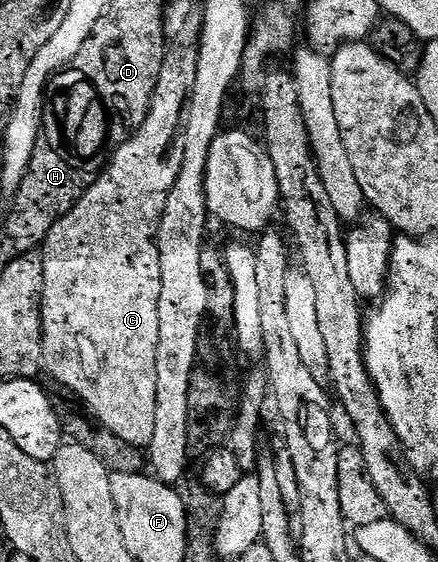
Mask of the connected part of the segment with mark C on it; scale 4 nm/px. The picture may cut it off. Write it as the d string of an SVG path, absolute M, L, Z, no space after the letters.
M190 49L183 55L167 58L162 66L154 96L150 102L150 110L145 112L142 124L125 143L115 147L106 170L98 180L86 190L84 197L56 225L52 225L52 233L48 233L46 242L42 244L42 260L44 261L44 289L42 290L42 361L45 374L51 375L58 383L63 383L70 391L75 391L86 402L85 410L102 426L107 427L120 441L128 441L132 445L146 449L152 441L152 433L156 429L156 341L160 341L160 317L156 317L156 305L160 301L160 253L158 252L158 226L162 220L164 205L168 205L168 193L172 193L172 185L176 185L180 165L184 165L184 124L186 111L190 102L190 94L196 81L198 65L197 50Z

